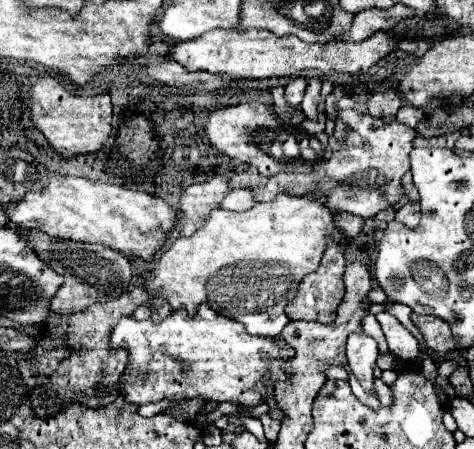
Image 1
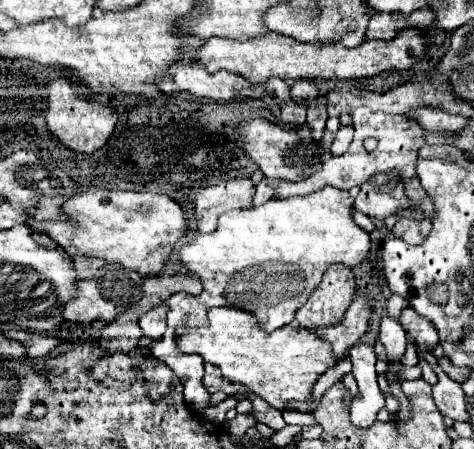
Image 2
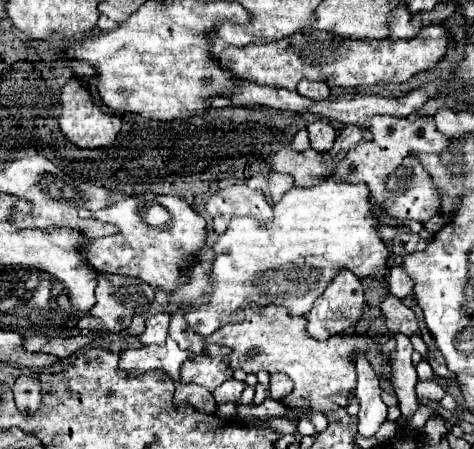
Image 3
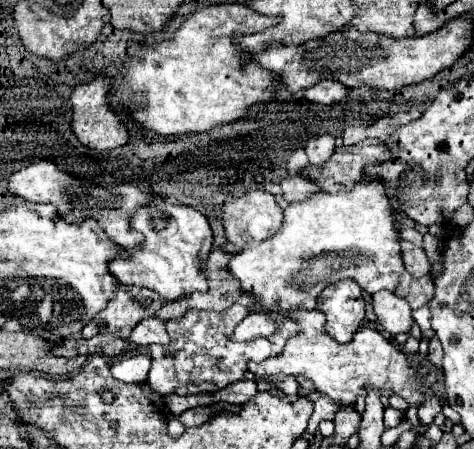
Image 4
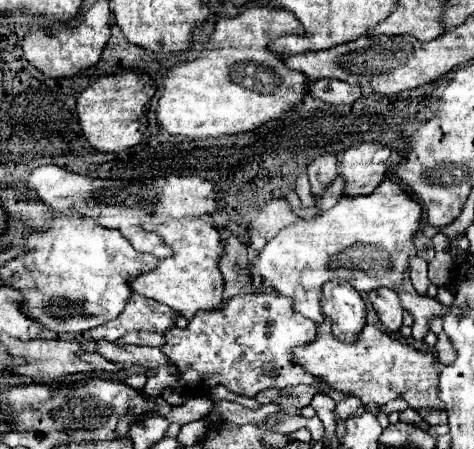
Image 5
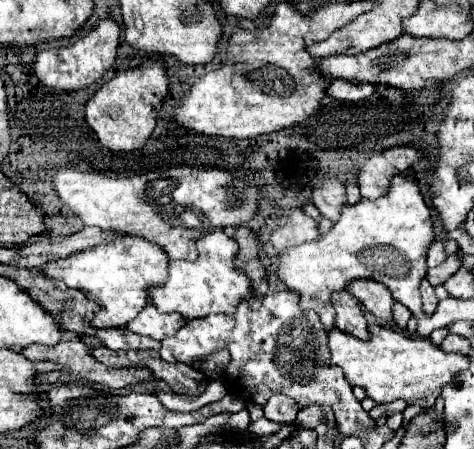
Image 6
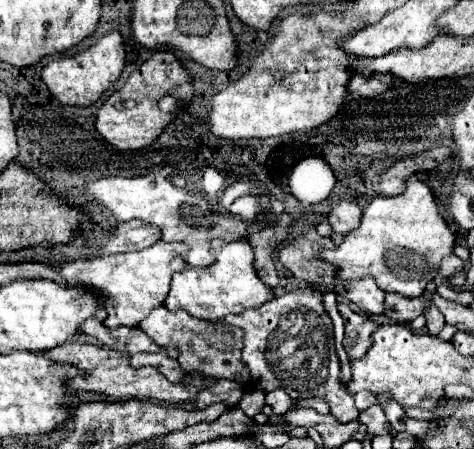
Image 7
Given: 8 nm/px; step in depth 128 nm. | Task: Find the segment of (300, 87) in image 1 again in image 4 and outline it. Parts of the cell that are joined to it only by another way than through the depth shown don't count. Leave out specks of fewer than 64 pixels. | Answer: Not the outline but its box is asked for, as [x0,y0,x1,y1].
[302,80,348,106]

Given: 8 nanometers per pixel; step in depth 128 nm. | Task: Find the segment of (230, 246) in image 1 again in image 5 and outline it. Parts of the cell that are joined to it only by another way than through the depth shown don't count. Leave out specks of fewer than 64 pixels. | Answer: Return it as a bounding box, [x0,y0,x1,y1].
[246,178,446,342]

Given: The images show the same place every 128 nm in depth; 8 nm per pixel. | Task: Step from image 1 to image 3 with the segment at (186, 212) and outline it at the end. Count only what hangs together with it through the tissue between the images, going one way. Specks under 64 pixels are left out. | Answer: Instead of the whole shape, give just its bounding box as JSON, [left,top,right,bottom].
[206,184,272,232]

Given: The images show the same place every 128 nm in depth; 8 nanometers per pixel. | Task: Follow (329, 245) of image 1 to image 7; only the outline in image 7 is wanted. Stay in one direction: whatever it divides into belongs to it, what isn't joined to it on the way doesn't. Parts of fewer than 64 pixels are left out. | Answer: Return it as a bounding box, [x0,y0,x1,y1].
[338,304,378,356]

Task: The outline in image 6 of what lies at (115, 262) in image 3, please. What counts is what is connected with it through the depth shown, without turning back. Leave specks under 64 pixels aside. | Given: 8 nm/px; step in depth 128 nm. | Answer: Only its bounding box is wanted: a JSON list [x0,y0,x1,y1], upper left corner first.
[146,228,258,320]

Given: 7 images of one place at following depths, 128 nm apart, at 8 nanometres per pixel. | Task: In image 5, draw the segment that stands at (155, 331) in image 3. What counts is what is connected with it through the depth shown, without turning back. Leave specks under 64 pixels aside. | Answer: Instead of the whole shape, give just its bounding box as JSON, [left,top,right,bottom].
[118,330,164,346]

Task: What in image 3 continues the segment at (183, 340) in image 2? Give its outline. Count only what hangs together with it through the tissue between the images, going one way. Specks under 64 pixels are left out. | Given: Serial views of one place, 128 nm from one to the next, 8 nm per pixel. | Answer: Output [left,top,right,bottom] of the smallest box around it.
[214,304,390,414]

